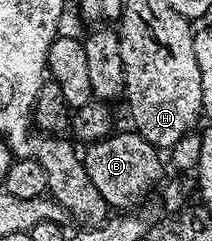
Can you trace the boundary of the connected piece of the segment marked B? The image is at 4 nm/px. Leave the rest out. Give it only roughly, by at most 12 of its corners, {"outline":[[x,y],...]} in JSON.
{"outline":[[134,130],[86,145],[102,196],[150,197],[164,179],[160,149]]}

